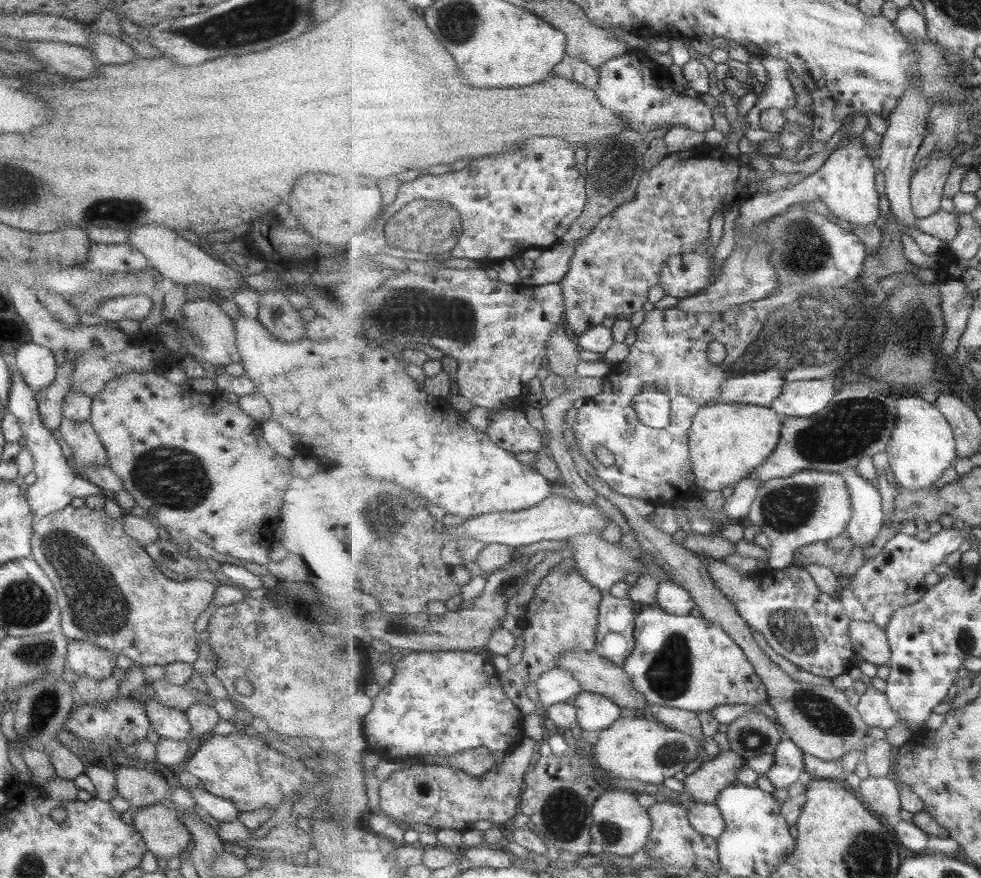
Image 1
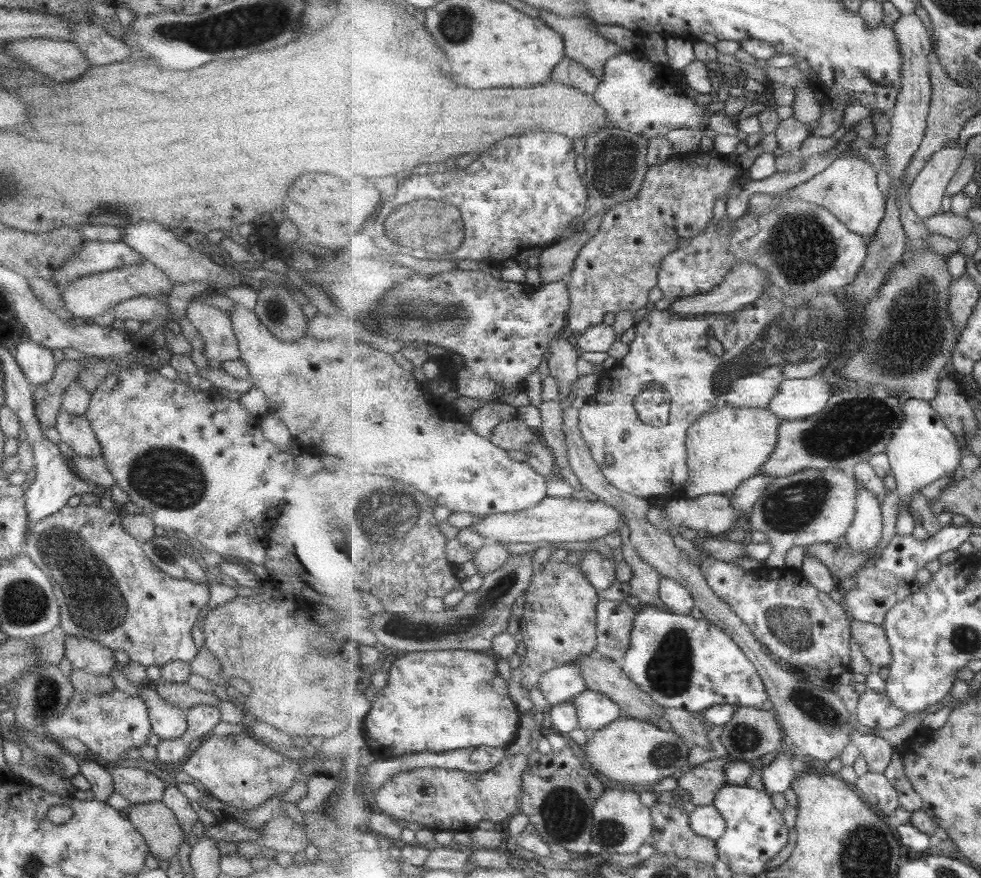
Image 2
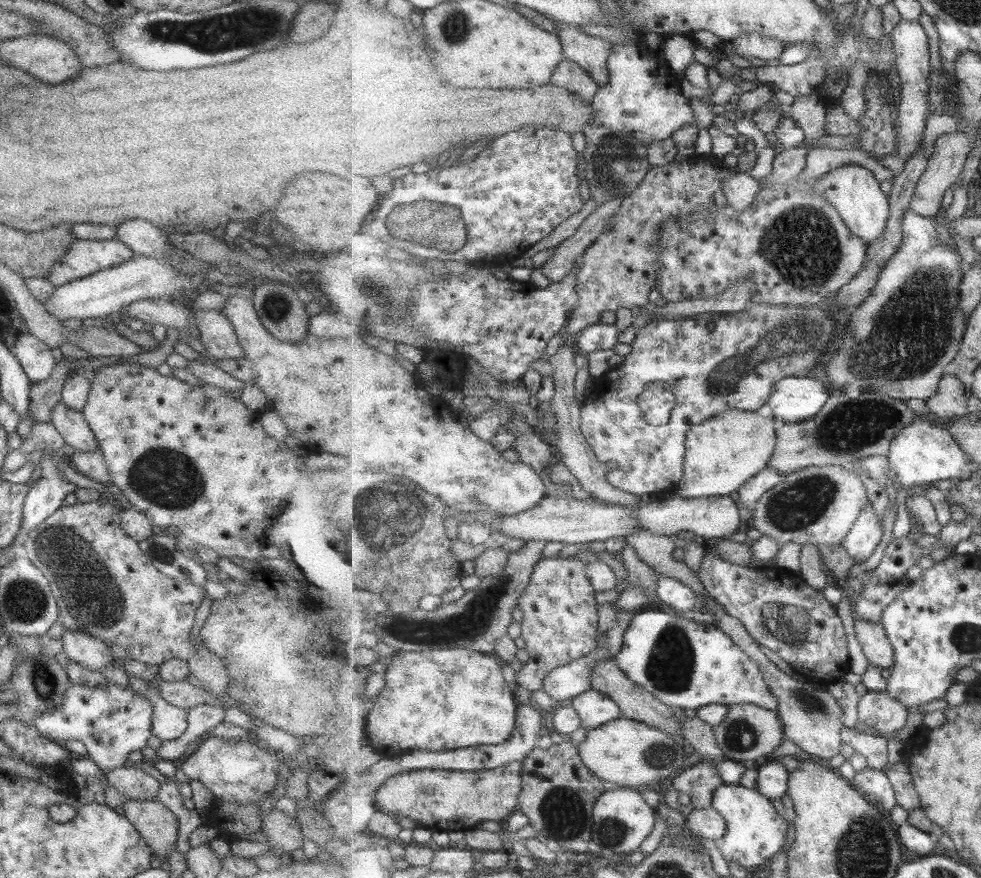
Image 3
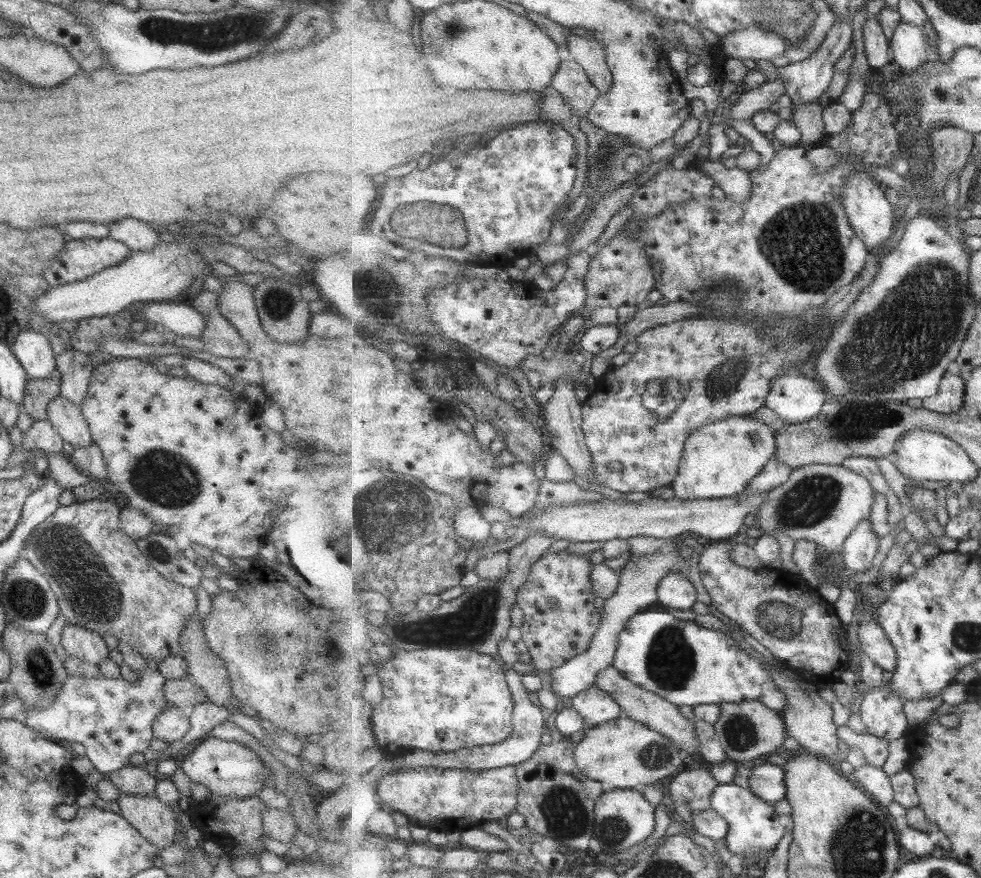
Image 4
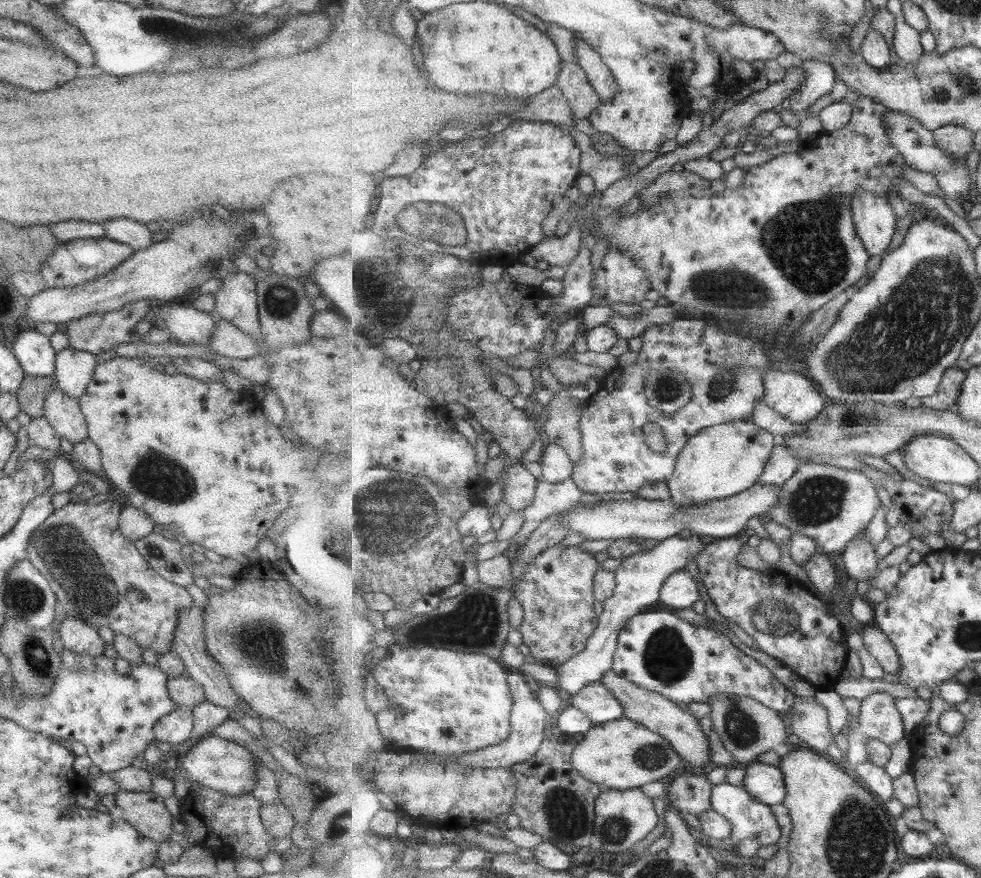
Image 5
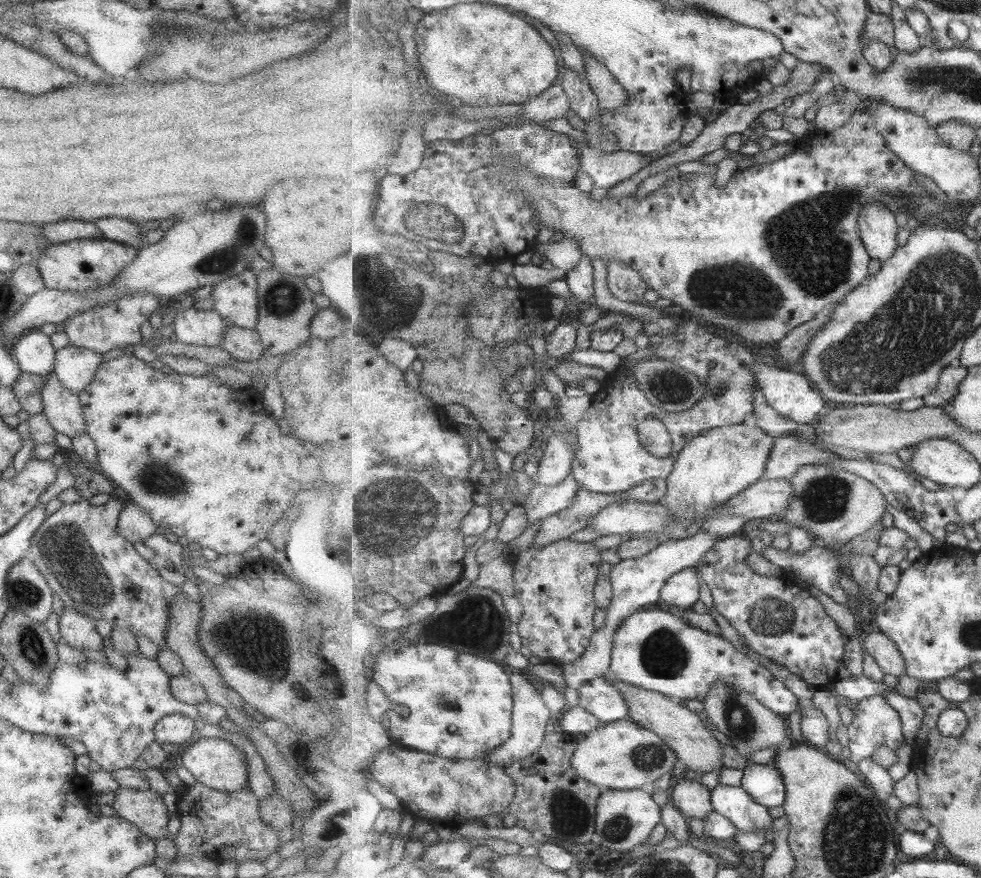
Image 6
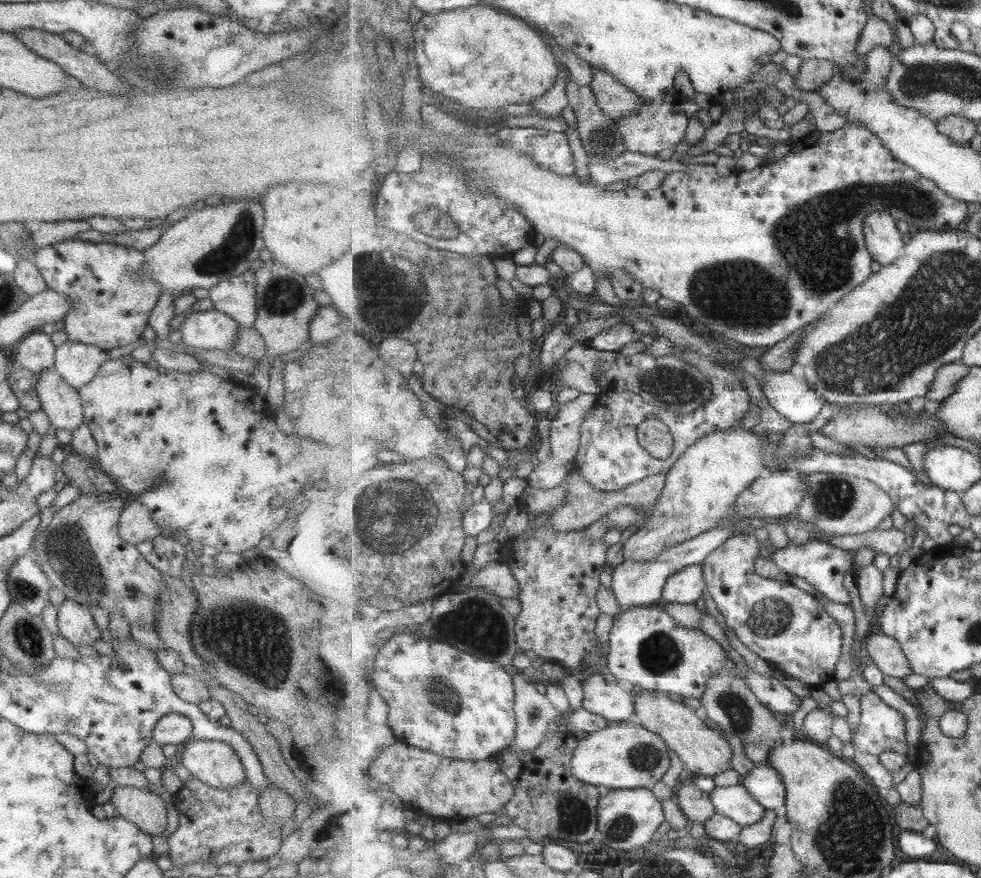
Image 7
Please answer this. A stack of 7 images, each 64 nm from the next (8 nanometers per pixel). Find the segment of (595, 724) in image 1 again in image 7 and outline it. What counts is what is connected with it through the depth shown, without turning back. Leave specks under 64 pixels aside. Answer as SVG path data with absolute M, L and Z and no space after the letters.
M609 667L582 682L583 708L603 716L612 723L620 723L636 714L634 692L627 692L619 686Z

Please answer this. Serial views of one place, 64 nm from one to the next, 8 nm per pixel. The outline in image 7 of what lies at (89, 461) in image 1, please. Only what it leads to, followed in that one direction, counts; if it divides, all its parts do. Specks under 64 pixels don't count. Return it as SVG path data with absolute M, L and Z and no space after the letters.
M54 365L37 371L36 376L36 397L40 400L40 409L47 415L51 426L71 432L83 423L80 396L59 376Z

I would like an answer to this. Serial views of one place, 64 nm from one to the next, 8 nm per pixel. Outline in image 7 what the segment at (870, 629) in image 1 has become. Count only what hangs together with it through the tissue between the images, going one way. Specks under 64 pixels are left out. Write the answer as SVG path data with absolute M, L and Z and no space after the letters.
M885 633L869 634L865 644L867 660L873 661L882 673L901 680L914 674L902 644Z

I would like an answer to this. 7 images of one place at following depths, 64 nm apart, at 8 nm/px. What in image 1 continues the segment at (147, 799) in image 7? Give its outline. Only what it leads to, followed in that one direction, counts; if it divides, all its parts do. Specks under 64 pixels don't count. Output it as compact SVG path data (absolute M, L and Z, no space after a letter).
M161 803L151 804L145 808L130 810L133 813L132 826L142 836L146 850L156 858L170 859L177 857L191 840L186 826L178 816Z

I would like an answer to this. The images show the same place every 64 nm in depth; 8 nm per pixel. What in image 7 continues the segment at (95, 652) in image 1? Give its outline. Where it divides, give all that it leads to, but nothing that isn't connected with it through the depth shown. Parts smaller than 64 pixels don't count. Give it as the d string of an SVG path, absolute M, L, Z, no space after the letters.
M63 599L56 606L56 624L58 634L68 640L73 646L88 644L99 638L97 629L89 608L71 599Z

